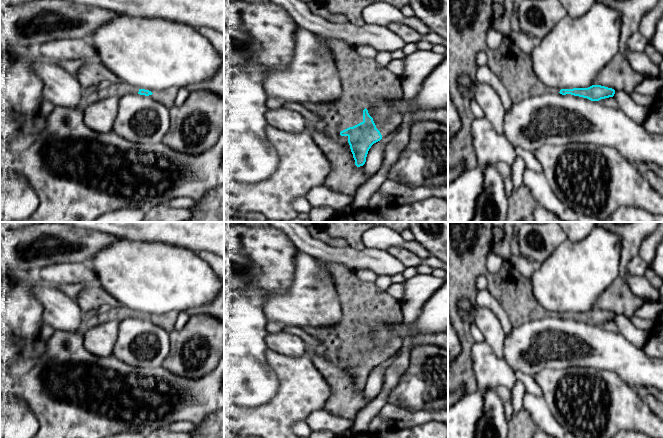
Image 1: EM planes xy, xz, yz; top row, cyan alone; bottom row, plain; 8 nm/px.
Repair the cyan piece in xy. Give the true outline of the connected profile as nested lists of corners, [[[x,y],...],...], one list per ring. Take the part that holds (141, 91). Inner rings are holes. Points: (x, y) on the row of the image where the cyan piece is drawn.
[[[121,82],[119,84],[113,85],[111,92],[119,97],[124,96],[126,94],[135,94],[135,93],[138,93],[140,95],[145,95],[145,96],[153,95],[154,98],[159,103],[163,104],[164,106],[170,109],[175,106],[175,99],[178,93],[178,89],[169,88],[169,89],[165,89],[165,90],[152,93],[149,90],[135,88],[124,82]]]

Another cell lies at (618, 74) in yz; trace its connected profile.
[[[618,52],[599,72],[594,85],[605,86],[631,95],[643,79],[644,77],[630,66],[625,55]]]

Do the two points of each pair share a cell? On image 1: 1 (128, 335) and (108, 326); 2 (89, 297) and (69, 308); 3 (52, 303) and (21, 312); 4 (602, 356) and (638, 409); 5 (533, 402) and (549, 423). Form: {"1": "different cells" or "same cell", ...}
{"1": "different cells", "2": "different cells", "3": "different cells", "4": "different cells", "5": "same cell"}

